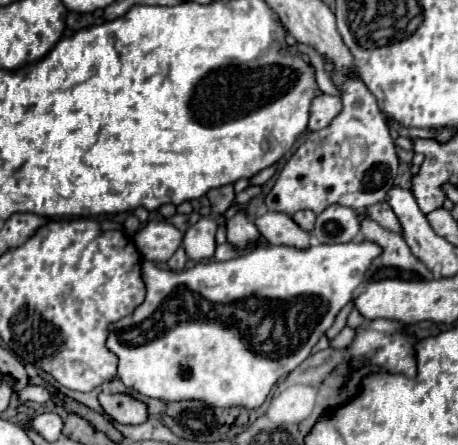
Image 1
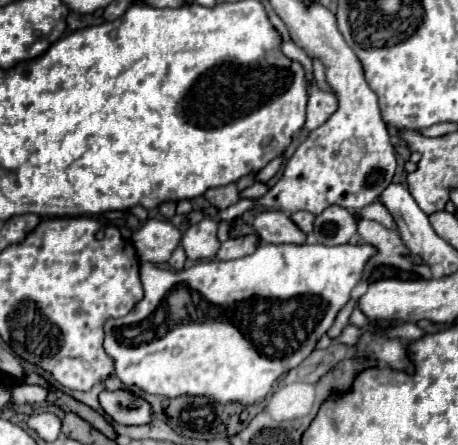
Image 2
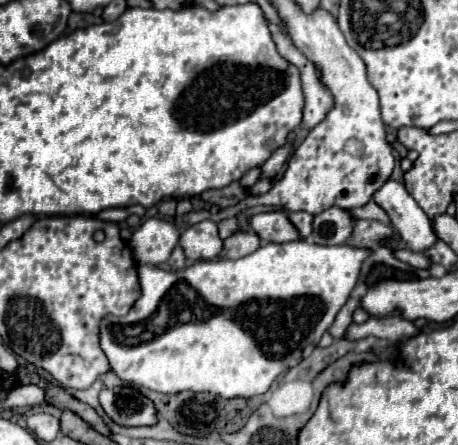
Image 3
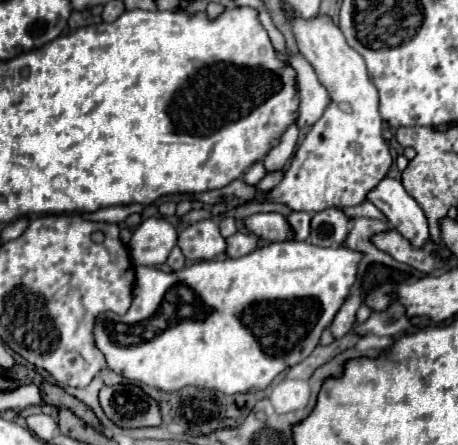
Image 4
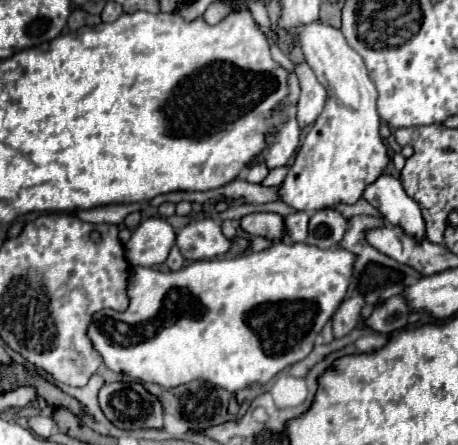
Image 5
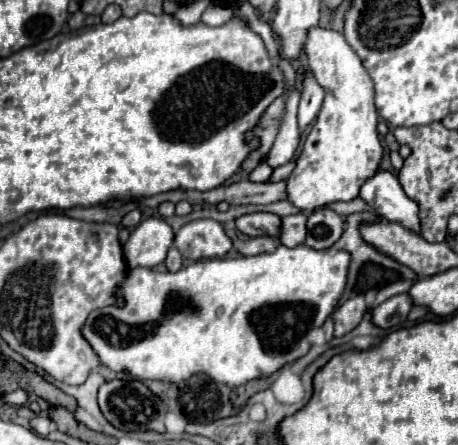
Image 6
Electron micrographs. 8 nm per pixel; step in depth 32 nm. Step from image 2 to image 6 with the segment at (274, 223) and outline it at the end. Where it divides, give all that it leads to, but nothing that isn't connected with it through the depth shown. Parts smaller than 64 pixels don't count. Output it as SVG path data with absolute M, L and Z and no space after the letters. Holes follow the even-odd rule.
M266 212L246 214L236 220L236 230L240 230L250 238L276 236L278 228L280 228L280 218L276 214L266 214Z

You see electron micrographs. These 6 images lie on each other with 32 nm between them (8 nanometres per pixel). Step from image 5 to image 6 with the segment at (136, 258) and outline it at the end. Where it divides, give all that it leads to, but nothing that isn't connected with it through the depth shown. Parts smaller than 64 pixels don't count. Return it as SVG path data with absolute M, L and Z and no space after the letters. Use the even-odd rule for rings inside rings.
M148 218L140 222L124 244L124 260L128 268L152 268L164 262L172 246L174 232L162 218Z

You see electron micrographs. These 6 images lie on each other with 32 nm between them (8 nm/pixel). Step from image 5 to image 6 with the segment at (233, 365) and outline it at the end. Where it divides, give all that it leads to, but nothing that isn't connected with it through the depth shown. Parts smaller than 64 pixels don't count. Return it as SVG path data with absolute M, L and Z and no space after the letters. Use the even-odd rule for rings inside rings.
M280 246L272 254L198 260L198 262L192 262L192 264L180 268L178 272L156 272L156 270L150 270L150 268L134 268L134 270L128 270L126 278L120 282L120 288L116 290L116 298L122 298L124 304L122 306L110 304L110 306L104 306L104 308L98 308L98 310L90 312L88 320L84 322L82 336L88 340L92 350L98 354L100 364L108 366L114 372L128 372L130 376L140 378L140 380L164 380L164 382L180 382L180 380L188 380L192 374L204 372L214 382L222 382L222 384L228 384L228 386L240 386L240 384L246 384L252 378L270 376L272 372L282 368L286 362L294 362L296 358L300 358L308 352L308 348L310 348L308 330L314 328L314 326L316 328L322 326L324 320L332 314L338 298L342 296L344 284L346 284L348 262L350 262L350 254L342 252L342 250L332 252L332 250L312 250L308 246L296 246L296 248Z

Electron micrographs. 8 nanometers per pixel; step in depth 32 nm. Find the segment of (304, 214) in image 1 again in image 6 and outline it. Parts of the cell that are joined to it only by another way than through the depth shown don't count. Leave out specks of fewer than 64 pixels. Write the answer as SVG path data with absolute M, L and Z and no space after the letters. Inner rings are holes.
M294 214L294 216L282 218L278 238L286 248L300 246L306 238L306 216L304 214Z

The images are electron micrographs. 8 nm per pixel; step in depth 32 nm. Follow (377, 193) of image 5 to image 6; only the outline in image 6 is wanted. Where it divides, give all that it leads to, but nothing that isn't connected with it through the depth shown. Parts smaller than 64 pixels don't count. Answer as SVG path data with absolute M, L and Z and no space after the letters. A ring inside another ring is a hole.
M378 168L376 176L370 176L360 186L360 198L378 216L382 216L390 222L400 222L408 230L418 232L418 228L420 228L418 204L412 202L404 194L398 178L392 172L384 170L384 168Z

